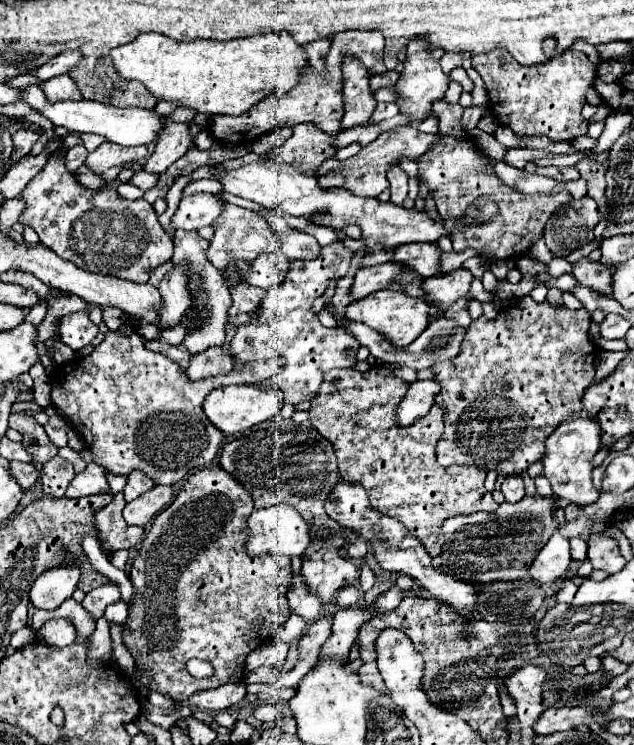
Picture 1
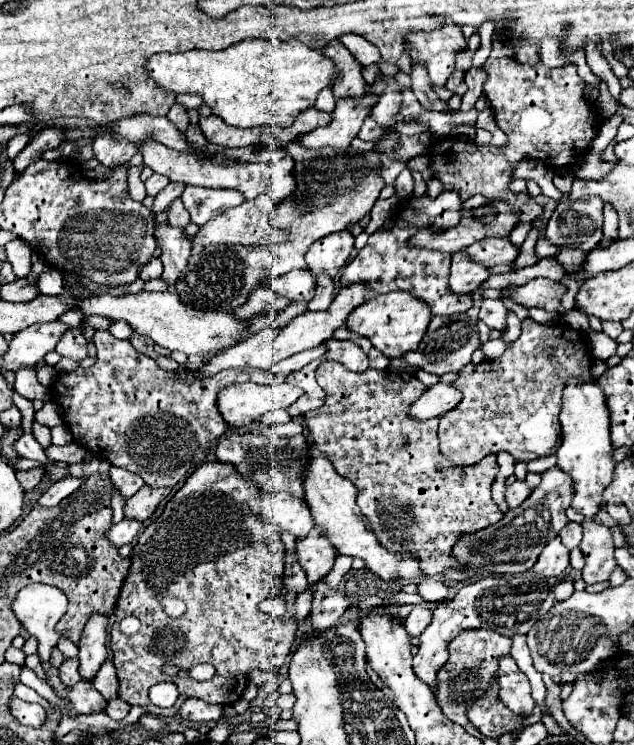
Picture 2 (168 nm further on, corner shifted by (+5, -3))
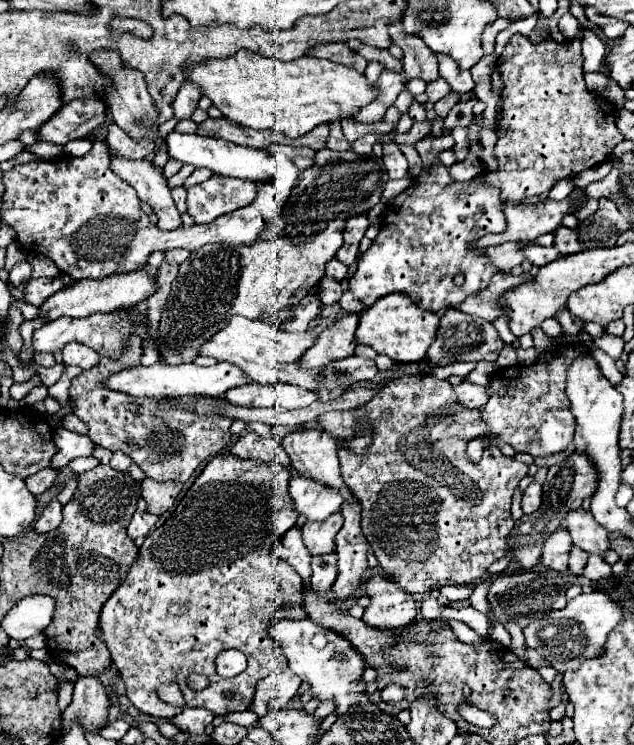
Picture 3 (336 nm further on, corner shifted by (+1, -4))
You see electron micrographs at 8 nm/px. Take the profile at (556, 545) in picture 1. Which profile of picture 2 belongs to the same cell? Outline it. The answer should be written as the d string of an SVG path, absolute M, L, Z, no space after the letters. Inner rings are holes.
M559 537L547 543L543 553L539 555L537 563L533 565L533 571L545 579L559 577L569 567L569 549L561 543Z

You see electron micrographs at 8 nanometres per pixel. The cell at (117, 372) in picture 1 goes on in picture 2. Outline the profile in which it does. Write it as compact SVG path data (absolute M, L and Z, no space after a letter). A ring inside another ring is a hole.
M97 331L93 343L99 343L95 365L59 373L51 389L53 401L61 407L65 425L77 443L95 457L137 473L151 487L175 487L205 463L211 441L221 439L227 431L215 403L223 387L251 379L257 383L277 383L325 353L325 347L319 345L291 355L269 371L225 369L213 377L189 379L189 375L163 371L153 359L135 351L129 341L121 341L109 331Z

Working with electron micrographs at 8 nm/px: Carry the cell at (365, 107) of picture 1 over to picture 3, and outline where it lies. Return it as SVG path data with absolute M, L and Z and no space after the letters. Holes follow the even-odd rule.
M345 42L319 44L319 46L309 48L307 54L317 56L317 58L325 58L325 60L331 60L331 62L341 62L345 66L357 68L357 72L363 72L365 66L367 66L367 60L363 56L359 56L357 52L353 52Z

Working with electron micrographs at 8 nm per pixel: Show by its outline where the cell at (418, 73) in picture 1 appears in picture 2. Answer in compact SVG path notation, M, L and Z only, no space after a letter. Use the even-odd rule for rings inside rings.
M453 25L429 33L411 33L405 41L413 63L425 65L435 87L443 87L447 77L453 73L455 53L467 49L461 29Z

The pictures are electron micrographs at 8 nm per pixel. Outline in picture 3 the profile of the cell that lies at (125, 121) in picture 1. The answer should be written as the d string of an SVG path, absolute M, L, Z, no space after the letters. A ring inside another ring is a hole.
M175 130L169 132L167 152L171 158L175 158L183 164L205 166L205 168L211 168L215 174L231 176L231 178L263 178L263 180L269 178L271 180L277 172L277 160L267 150L245 148L245 146L237 146L233 142L225 142L219 138L205 138L199 134L179 134Z

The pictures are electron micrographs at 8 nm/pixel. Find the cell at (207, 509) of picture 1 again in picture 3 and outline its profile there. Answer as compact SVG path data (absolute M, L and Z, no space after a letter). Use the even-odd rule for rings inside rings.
M219 454L197 476L167 522L151 532L139 548L137 562L129 568L125 582L121 582L105 602L99 624L101 638L111 652L111 662L125 682L127 698L137 710L157 718L181 714L183 708L173 708L155 694L159 684L175 682L189 708L207 708L217 716L243 712L251 706L257 682L271 672L287 668L287 660L269 636L267 624L281 608L285 608L291 618L305 618L301 606L301 578L289 564L277 560L271 552L273 544L297 522L297 512L293 512L293 500L289 500L287 488L291 478L291 468L285 468L283 464L265 464L261 460L241 460L233 454ZM229 648L243 650L249 666L235 678L221 678L215 672L215 658L221 650ZM189 674L207 676L211 682L209 688L203 692L189 690L185 684ZM225 692L231 692L233 698L227 700Z

